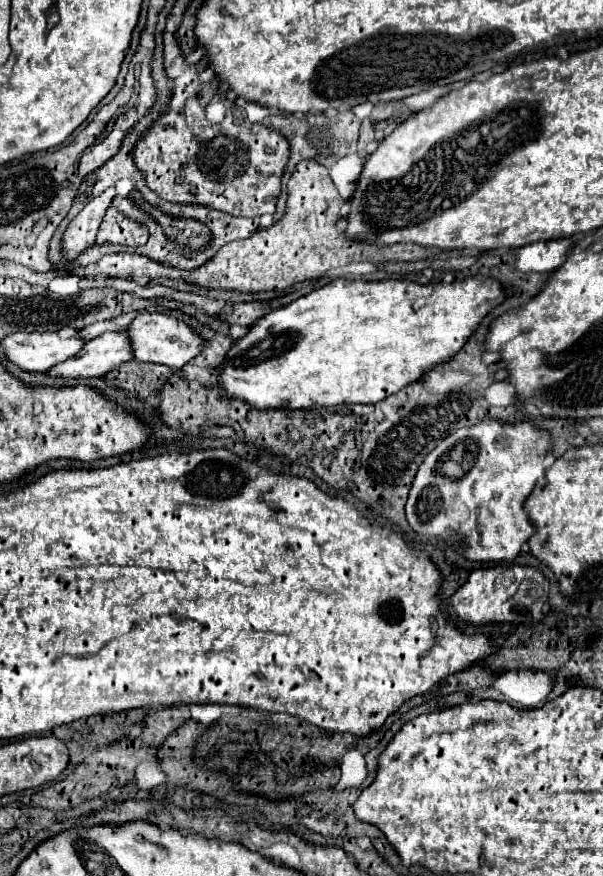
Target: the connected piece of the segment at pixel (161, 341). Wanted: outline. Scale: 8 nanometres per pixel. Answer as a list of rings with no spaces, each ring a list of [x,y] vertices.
[[[140,314],[130,322],[126,332],[130,338],[132,358],[138,362],[154,362],[178,370],[202,350],[202,338],[198,338],[184,322],[162,314]]]

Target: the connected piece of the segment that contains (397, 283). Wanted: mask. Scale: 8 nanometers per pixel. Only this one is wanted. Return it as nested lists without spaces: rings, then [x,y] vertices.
[[[472,276],[466,280],[456,280],[452,284],[418,284],[418,282],[410,282],[410,280],[380,280],[380,282],[362,282],[362,280],[344,280],[338,278],[278,310],[272,310],[270,314],[262,316],[260,320],[256,320],[248,334],[240,340],[236,340],[232,344],[232,348],[228,350],[220,370],[218,370],[218,384],[224,388],[226,396],[234,398],[234,400],[242,400],[246,404],[250,404],[256,410],[302,410],[302,408],[314,408],[314,406],[338,406],[338,404],[376,404],[382,398],[402,390],[404,386],[408,386],[410,382],[420,380],[420,376],[424,372],[428,372],[432,366],[450,360],[462,346],[464,342],[470,338],[470,334],[476,330],[476,326],[480,324],[480,320],[494,310],[500,302],[504,300],[504,290],[502,286],[486,276]]]

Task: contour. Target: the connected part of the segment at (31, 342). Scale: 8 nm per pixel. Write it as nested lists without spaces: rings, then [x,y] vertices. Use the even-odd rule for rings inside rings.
[[[16,332],[2,340],[6,358],[24,372],[46,372],[50,366],[78,354],[82,340],[60,338],[56,332]]]

